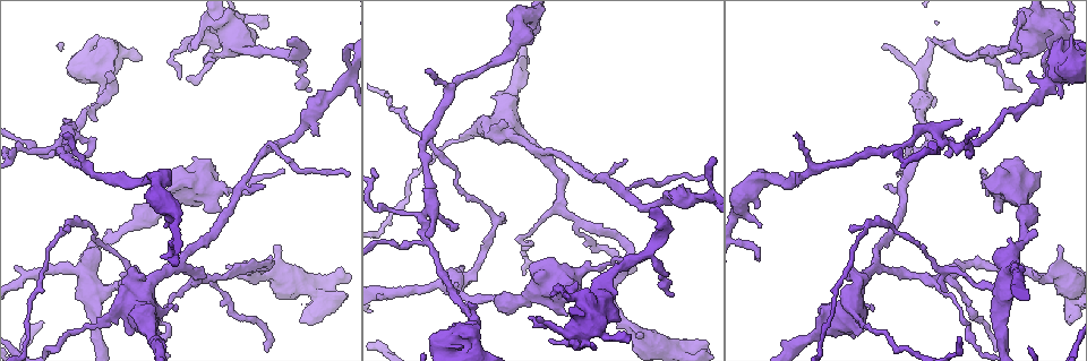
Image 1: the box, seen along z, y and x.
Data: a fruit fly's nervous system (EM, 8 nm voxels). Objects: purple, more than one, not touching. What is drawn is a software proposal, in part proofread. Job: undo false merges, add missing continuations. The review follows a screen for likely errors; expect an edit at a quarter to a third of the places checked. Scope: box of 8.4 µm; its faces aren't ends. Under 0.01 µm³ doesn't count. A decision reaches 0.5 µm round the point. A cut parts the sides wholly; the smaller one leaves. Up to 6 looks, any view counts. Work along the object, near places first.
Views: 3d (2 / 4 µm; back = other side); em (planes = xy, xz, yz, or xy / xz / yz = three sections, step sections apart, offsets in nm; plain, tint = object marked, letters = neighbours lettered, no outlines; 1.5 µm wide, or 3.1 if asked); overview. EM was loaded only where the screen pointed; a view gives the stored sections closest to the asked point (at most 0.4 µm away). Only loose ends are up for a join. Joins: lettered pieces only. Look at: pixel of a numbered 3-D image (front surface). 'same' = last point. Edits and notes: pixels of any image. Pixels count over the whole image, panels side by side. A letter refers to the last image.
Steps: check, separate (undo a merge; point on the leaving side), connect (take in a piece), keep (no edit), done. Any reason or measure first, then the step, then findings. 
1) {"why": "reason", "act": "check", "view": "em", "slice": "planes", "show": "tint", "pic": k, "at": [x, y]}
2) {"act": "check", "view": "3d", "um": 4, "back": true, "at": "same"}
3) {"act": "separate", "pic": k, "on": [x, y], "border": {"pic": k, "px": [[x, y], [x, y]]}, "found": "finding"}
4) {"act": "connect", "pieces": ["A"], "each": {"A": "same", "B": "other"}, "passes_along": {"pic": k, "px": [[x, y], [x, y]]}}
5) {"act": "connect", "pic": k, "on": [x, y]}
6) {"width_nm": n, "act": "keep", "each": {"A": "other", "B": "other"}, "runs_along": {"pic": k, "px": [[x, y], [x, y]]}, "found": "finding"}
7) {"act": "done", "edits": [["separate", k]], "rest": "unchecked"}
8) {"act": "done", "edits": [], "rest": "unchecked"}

{"why": "three arms meet", "act": "check", "view": "em", "slice": "xz", "step": 4, "show": "tint", "pic": 1, "at": [426, 211]}

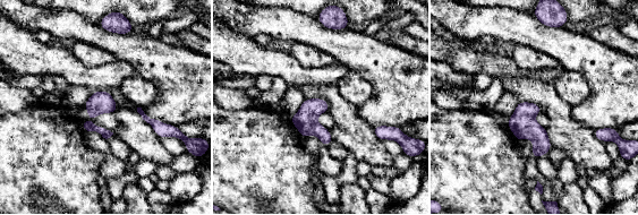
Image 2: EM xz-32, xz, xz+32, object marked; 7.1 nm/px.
{"why": "cut it another way", "act": "check", "view": "em", "slice": "planes", "show": "tint", "at": "same"}

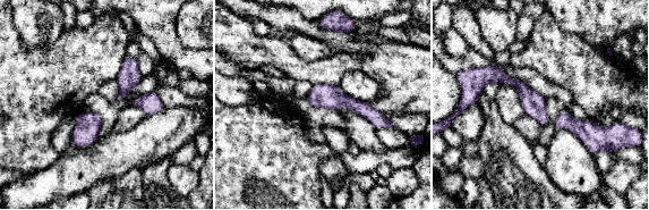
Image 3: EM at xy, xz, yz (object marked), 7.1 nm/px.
{"why": "what lies round it", "act": "check", "view": "em", "slice": "planes", "show": "letters", "at": "same"}

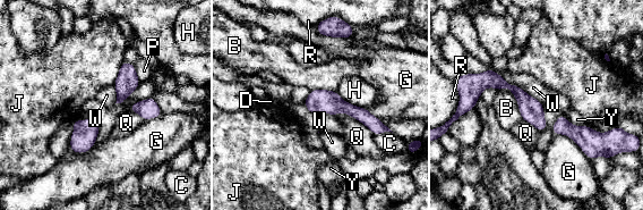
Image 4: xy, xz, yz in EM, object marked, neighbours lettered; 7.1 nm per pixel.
{"width_nm": 170, "act": "keep", "each": {"B": "other", "C": "other", "D": "other", "G": "other", "H": "other", "J": "other", "P": "other", "Q": "other", "R": "other", "W": "other", "Y": "other"}, "border": {"pic": 4, "px": [[495, 72], [542, 104]]}, "found": "continuous, no second cell"}

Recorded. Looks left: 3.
{"why": "thick turns thin", "act": "check", "view": "em", "slice": "planes", "show": "tint", "pic": 1, "at": [923, 122]}

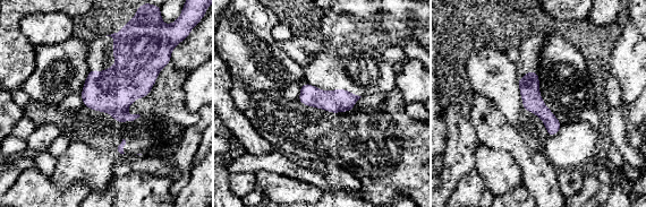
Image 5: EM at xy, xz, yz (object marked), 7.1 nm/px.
{"why": "see the neighbours", "act": "check", "view": "em", "slice": "planes", "show": "letters", "at": "same"}

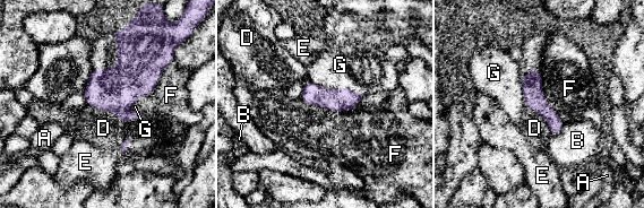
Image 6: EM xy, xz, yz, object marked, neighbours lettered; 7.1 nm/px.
{"act": "keep", "each": {"A": "other", "B": "other", "D": "other", "E": "other", "F": "other", "G": "other"}, "border": {"pic": 6, "px": [[86, 103], [121, 121], [137, 119]]}, "found": "all the same cell"}

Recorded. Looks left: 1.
{"act": "done", "edits": [], "rest": "unchecked"}

